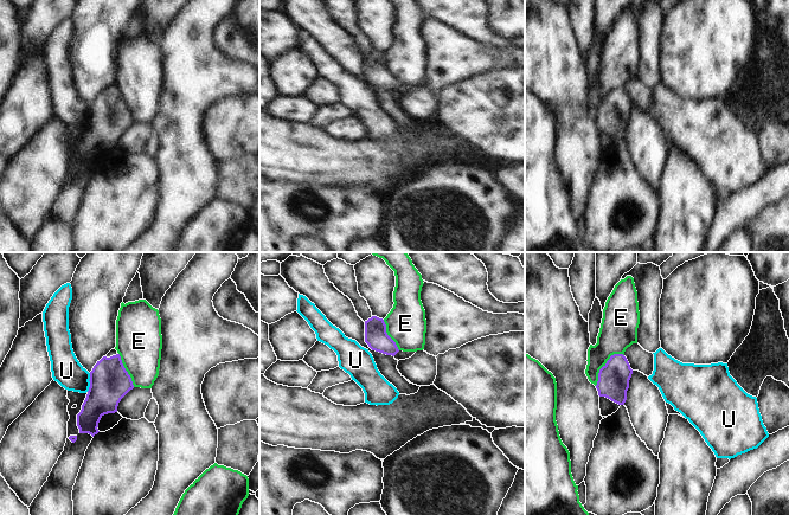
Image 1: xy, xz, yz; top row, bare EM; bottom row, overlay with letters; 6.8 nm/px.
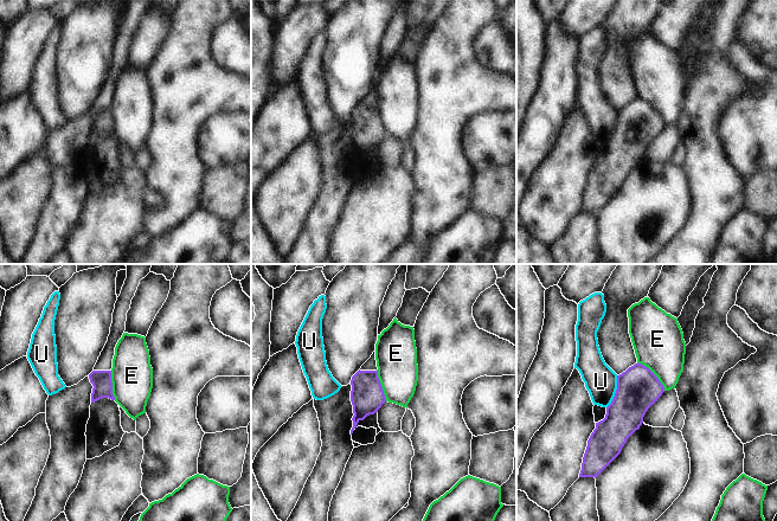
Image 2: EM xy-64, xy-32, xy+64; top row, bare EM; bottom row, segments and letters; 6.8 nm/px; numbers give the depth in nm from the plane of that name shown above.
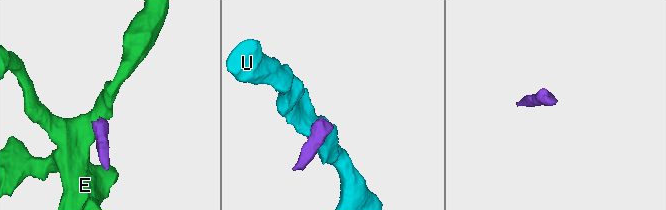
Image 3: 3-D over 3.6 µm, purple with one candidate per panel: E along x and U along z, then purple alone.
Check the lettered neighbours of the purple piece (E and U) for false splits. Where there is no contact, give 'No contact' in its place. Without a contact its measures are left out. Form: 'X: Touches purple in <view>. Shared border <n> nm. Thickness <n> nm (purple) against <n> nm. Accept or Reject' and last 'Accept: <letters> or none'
E: Touches purple in yz. Shared border 300 nm. Thickness 220 nm (purple) against 260 nm. Reject
U: Touches purple in xy. Shared border 130 nm. Thickness 280 nm (purple) against 200 nm. Reject
Accept: none.

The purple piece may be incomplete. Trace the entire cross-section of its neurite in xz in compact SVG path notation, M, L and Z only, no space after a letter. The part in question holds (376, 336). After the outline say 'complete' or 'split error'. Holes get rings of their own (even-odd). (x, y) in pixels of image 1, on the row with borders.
M372 316L365 321L365 342L372 350L394 356L399 349L396 342L387 335L383 318Z | complete

